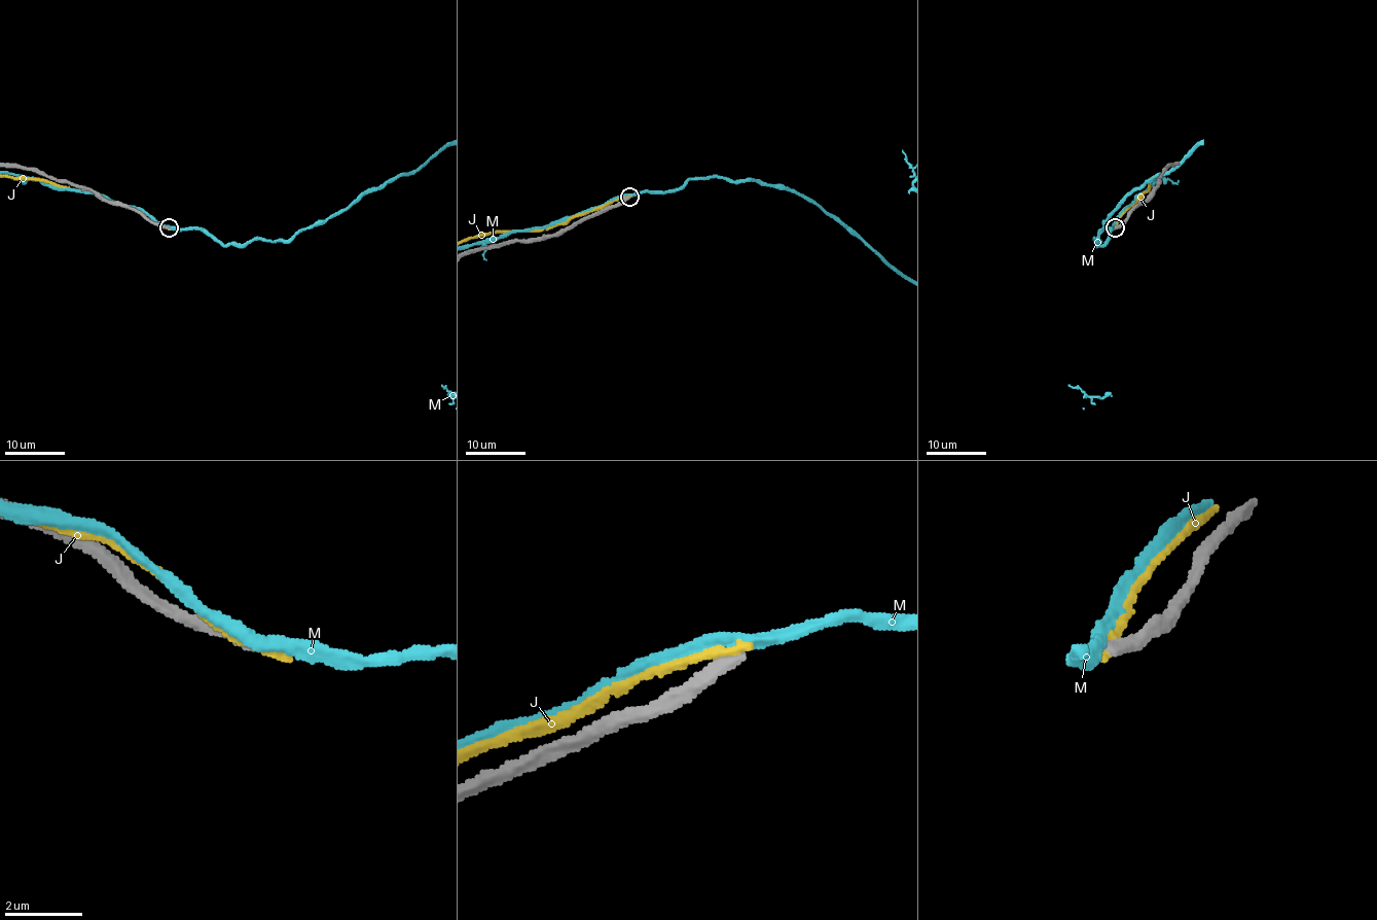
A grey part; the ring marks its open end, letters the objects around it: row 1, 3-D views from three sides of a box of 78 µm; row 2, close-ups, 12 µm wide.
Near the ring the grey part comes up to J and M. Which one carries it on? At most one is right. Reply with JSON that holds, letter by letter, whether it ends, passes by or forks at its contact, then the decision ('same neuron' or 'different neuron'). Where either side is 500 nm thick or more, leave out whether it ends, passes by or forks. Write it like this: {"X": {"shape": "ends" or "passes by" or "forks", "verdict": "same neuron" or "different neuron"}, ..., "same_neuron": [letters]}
{"J": {"shape": "ends", "verdict": "different neuron"}, "M": {"shape": "passes by", "verdict": "different neuron"}, "same_neuron": []}

